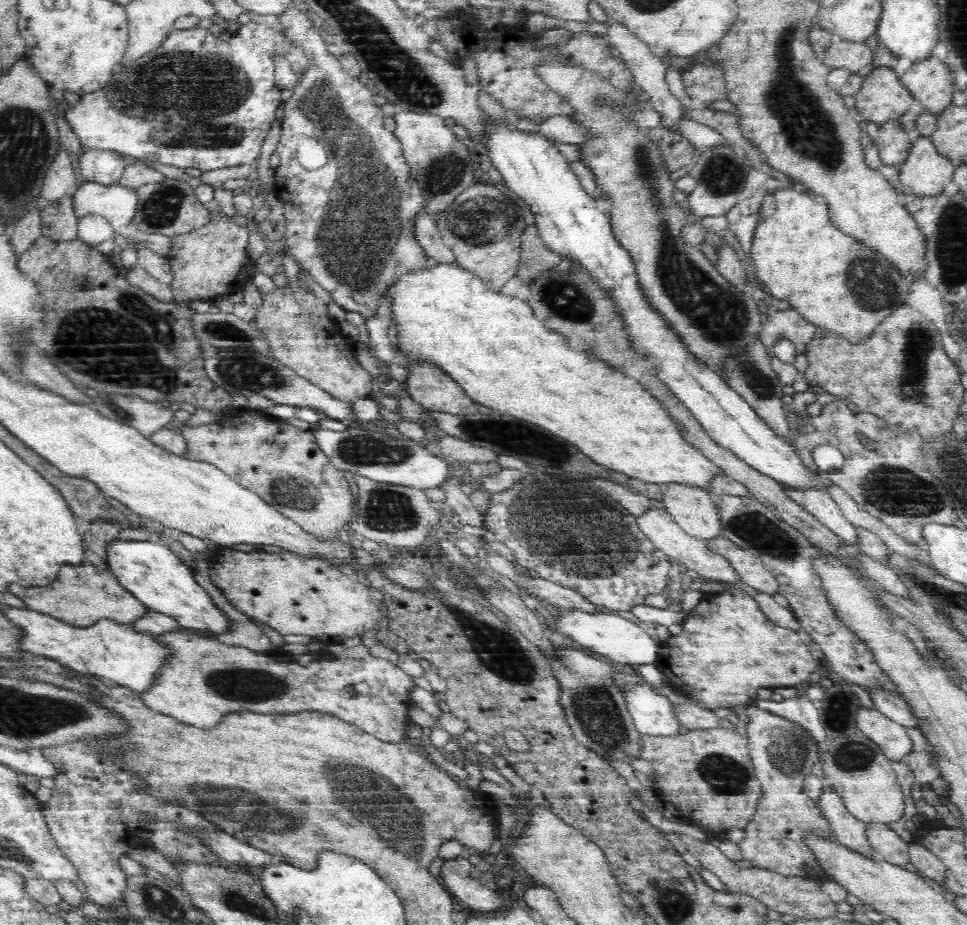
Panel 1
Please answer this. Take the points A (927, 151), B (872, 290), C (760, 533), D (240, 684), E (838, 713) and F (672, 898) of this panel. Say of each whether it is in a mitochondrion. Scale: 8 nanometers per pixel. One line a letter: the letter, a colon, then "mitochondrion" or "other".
A: other
B: mitochondrion
C: mitochondrion
D: mitochondrion
E: mitochondrion
F: mitochondrion

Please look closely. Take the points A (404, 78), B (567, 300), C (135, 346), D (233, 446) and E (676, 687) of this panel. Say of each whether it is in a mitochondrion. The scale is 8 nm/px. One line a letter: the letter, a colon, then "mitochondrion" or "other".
A: mitochondrion
B: mitochondrion
C: mitochondrion
D: other
E: other

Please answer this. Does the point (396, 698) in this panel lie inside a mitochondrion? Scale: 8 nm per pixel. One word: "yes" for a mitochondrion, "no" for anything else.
no

